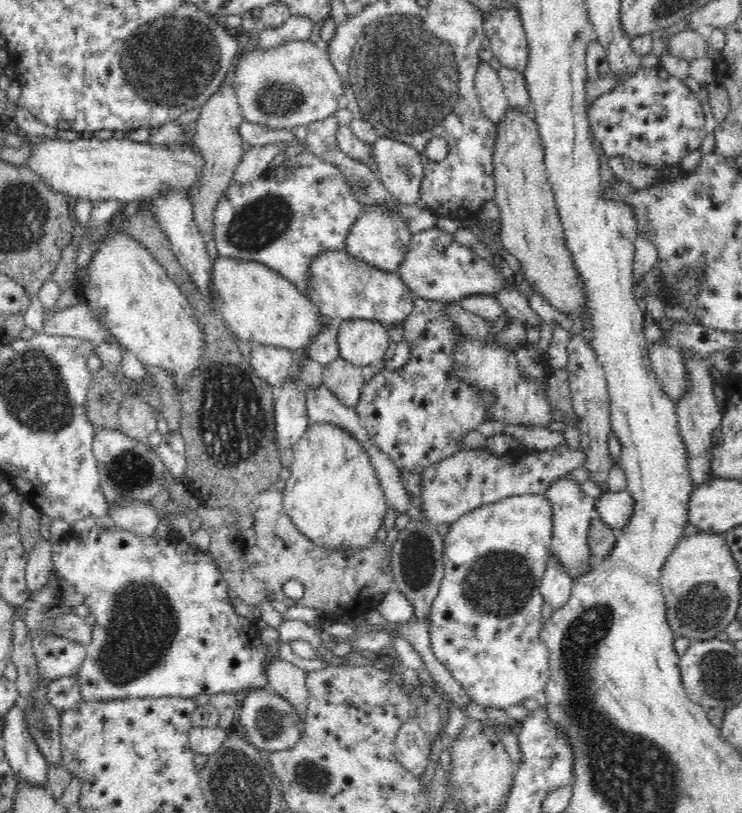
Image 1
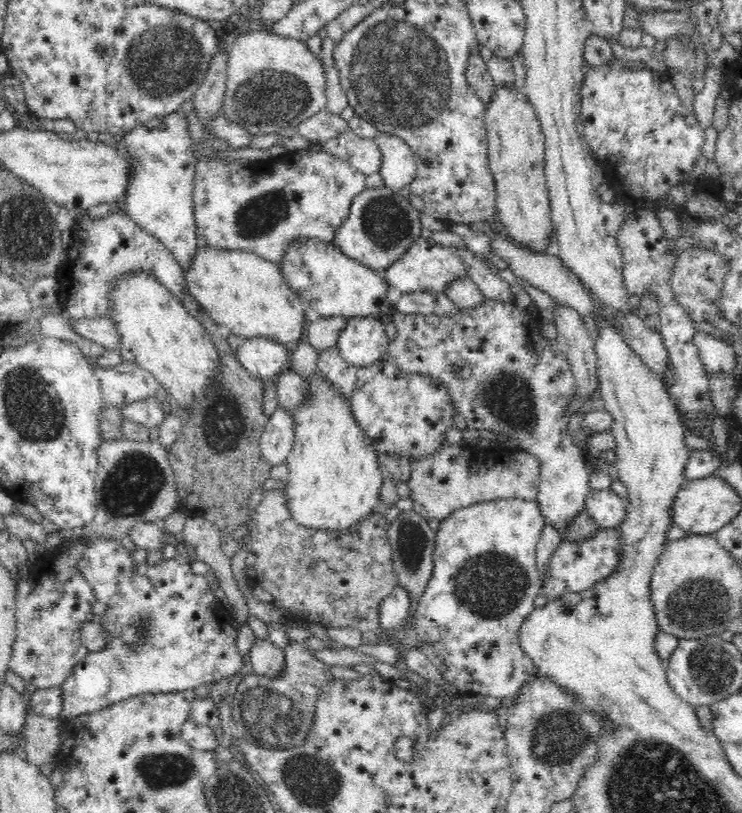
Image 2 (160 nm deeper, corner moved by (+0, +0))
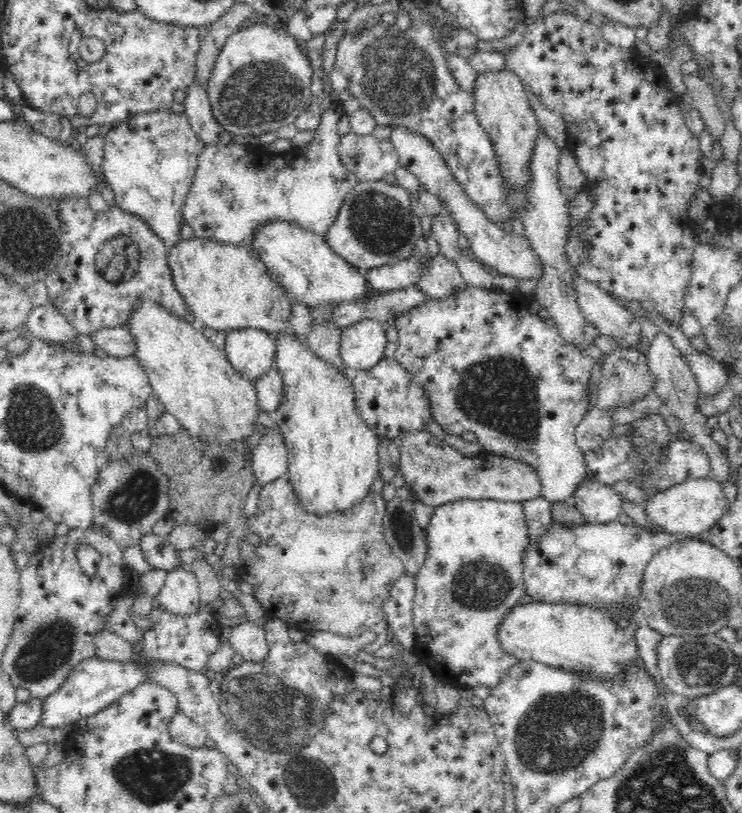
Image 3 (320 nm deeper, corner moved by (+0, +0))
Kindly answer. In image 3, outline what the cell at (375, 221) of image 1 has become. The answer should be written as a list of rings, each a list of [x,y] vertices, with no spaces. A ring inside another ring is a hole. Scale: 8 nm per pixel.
[[[383,180],[358,181],[346,195],[336,220],[323,236],[336,255],[360,272],[396,264],[411,255],[416,242],[423,236],[422,225],[426,221],[421,221],[414,205],[409,192],[400,185],[390,185]]]

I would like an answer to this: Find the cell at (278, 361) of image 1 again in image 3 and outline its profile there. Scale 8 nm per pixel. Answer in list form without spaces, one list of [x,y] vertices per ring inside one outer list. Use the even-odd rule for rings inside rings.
[[[252,327],[228,331],[225,355],[231,365],[251,381],[275,368],[275,341],[266,331]]]

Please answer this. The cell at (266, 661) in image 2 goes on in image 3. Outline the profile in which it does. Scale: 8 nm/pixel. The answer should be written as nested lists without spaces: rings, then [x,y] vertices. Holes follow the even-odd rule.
[[[248,620],[236,626],[227,626],[224,622],[221,632],[221,644],[230,644],[237,658],[259,663],[269,653],[265,639],[265,630]]]

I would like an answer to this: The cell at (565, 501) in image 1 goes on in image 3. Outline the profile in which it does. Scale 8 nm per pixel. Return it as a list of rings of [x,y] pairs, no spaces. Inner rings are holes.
[[[468,284],[463,288],[463,291],[456,291],[446,298],[428,299],[422,304],[402,312],[395,317],[395,326],[398,329],[399,338],[394,358],[406,368],[411,379],[426,391],[433,420],[442,427],[442,430],[455,435],[461,435],[463,432],[474,432],[475,440],[484,449],[483,453],[493,453],[497,456],[523,461],[534,467],[534,471],[542,482],[541,497],[543,499],[550,503],[573,502],[575,492],[587,480],[585,454],[578,449],[575,441],[578,423],[588,410],[589,398],[586,388],[590,380],[590,372],[592,372],[595,364],[594,359],[587,355],[584,349],[578,349],[572,343],[566,343],[560,336],[560,329],[556,327],[556,323],[552,319],[542,320],[539,315],[528,312],[524,293],[482,289]]]

